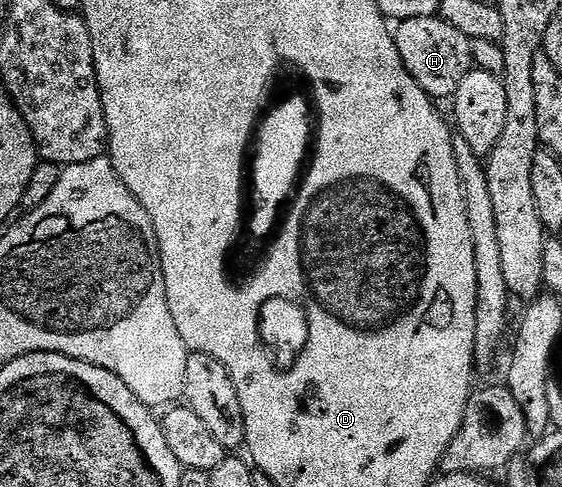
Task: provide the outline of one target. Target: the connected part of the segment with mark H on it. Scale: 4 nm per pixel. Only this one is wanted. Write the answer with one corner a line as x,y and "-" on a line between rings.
438,16
403,20
393,29
392,35
408,74
412,74
420,90
427,92
435,102
449,101
454,97
460,82
464,82
474,68
472,42
460,34
456,26
448,26
448,22

